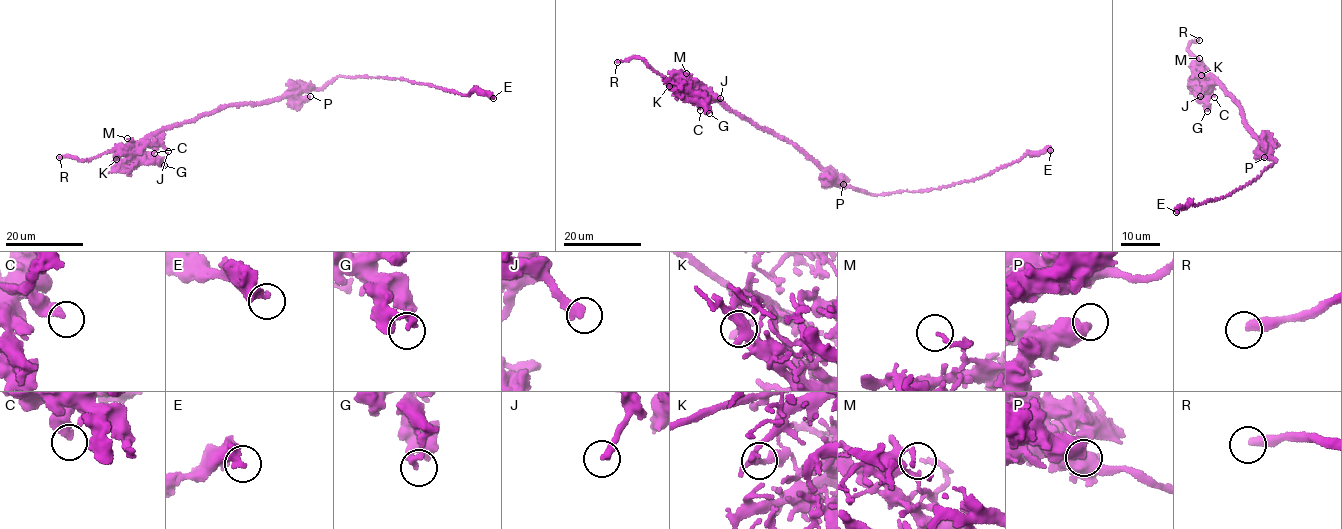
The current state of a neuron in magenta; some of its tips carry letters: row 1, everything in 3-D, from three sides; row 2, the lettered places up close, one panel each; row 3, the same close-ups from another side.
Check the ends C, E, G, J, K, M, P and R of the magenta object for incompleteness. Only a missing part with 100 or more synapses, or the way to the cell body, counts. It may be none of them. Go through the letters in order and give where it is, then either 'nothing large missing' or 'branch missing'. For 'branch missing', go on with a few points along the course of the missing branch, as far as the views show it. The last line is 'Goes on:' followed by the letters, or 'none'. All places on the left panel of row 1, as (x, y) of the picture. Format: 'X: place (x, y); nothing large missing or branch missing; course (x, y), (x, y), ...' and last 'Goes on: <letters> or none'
C: place (154, 153); nothing large missing
E: place (493, 98); nothing large missing
G: place (164, 165); nothing large missing
J: place (168, 151); nothing large missing
K: place (116, 159); nothing large missing
M: place (127, 138); nothing large missing
P: place (310, 96); nothing large missing
R: place (59, 157); branch missing; course (59, 157), (50, 157), (29, 143), (20, 144), (12, 149), (7, 145)
Goes on: R

